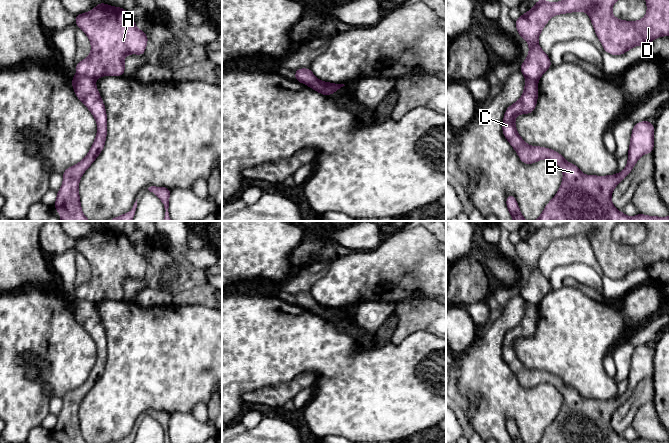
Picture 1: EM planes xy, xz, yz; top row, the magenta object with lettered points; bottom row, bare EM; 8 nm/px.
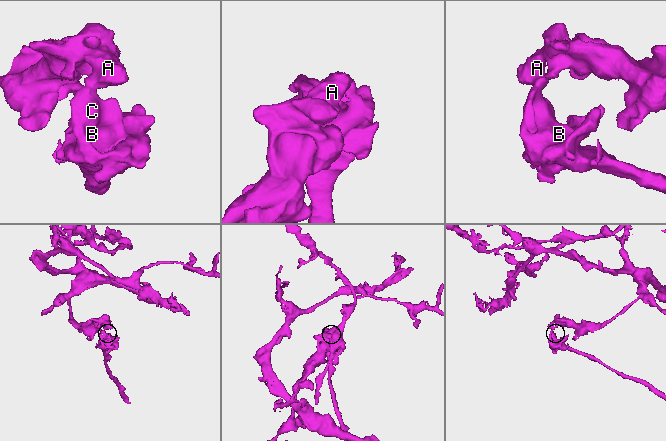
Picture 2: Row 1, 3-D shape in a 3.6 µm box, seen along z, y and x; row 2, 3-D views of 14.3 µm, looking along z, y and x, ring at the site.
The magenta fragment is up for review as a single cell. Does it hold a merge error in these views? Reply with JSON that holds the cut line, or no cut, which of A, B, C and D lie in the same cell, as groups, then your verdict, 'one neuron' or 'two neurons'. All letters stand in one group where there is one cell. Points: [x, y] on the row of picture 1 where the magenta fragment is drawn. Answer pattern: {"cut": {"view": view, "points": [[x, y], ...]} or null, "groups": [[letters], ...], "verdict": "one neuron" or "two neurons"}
{"cut": {"view": "xy", "points": [[77, 74], [88, 76], [94, 80]]}, "groups": [["A", "D"], ["B", "C"]], "verdict": "two neurons"}

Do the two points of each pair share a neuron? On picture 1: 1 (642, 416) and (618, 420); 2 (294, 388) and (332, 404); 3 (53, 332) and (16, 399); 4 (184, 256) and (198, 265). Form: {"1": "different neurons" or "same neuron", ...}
{"1": "different neurons", "2": "different neurons", "3": "same neuron", "4": "same neuron"}

